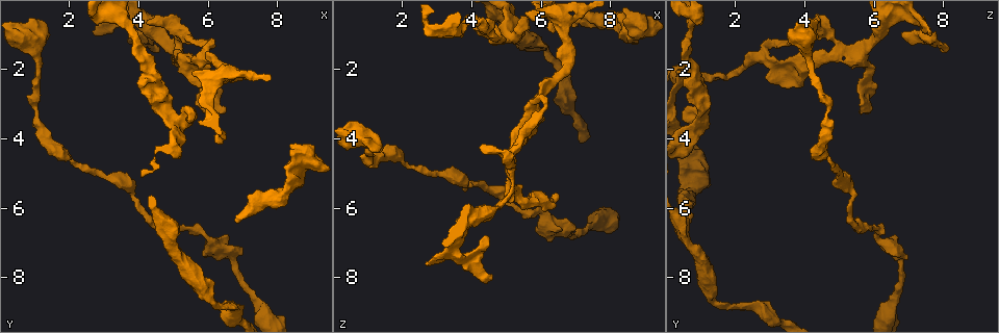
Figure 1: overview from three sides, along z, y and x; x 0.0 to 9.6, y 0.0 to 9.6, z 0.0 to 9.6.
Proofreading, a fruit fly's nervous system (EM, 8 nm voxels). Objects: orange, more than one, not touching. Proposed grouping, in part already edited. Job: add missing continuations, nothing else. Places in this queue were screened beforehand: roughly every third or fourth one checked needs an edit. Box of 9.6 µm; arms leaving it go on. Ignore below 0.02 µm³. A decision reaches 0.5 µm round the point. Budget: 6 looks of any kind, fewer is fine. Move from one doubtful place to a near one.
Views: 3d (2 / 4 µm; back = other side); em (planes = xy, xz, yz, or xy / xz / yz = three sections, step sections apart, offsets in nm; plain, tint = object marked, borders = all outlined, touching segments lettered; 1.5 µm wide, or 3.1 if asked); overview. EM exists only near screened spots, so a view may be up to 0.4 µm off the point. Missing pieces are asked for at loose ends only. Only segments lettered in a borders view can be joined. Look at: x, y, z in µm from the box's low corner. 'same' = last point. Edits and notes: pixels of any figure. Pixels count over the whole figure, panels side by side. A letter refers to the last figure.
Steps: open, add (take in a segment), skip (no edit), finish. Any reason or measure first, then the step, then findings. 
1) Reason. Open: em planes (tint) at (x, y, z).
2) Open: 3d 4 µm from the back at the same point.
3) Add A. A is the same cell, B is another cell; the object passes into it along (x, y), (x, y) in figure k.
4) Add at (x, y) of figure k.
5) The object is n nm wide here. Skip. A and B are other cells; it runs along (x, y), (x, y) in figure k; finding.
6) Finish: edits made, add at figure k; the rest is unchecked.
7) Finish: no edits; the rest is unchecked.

Free end. Open: em planes (borders) at (2.70, 0.85, 7.60).

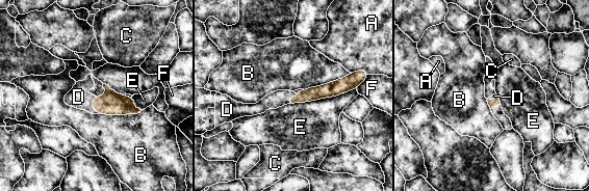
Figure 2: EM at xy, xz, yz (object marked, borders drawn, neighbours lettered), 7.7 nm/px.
Add D. D is the same cell, A, B, C, E and F are other cells; the object passes into it along (111, 103), (92, 106), (78, 97) in figure 2; it goes on there.

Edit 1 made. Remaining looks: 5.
Branch stops here. Open: 3d 4 µm at (5.80, 2.45, 3.90).

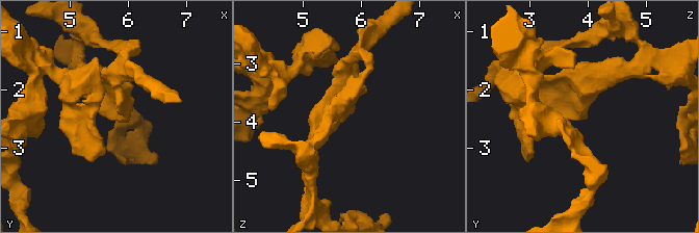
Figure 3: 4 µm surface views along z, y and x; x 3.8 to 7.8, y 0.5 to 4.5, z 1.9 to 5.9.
Open: em yz step 4 (tint) at (5.80, 2.40, 3.85).

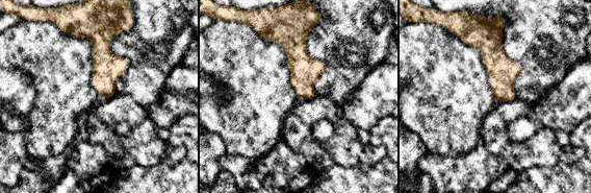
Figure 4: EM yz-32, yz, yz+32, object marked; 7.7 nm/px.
Another direction. Open: em xz step 4 (borders) at the same point.

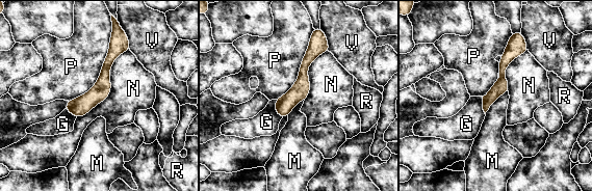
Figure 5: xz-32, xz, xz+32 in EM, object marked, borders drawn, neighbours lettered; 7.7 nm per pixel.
The longest contact is with N, 650 nm. Skip. G, M, N, P, R and V are other cells; a border runs along (129, 49), (77, 117) in figure 5; no lettered segment goes on from it.

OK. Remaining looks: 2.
Finish: edits made, add at figure 2; the rest is unchecked.

